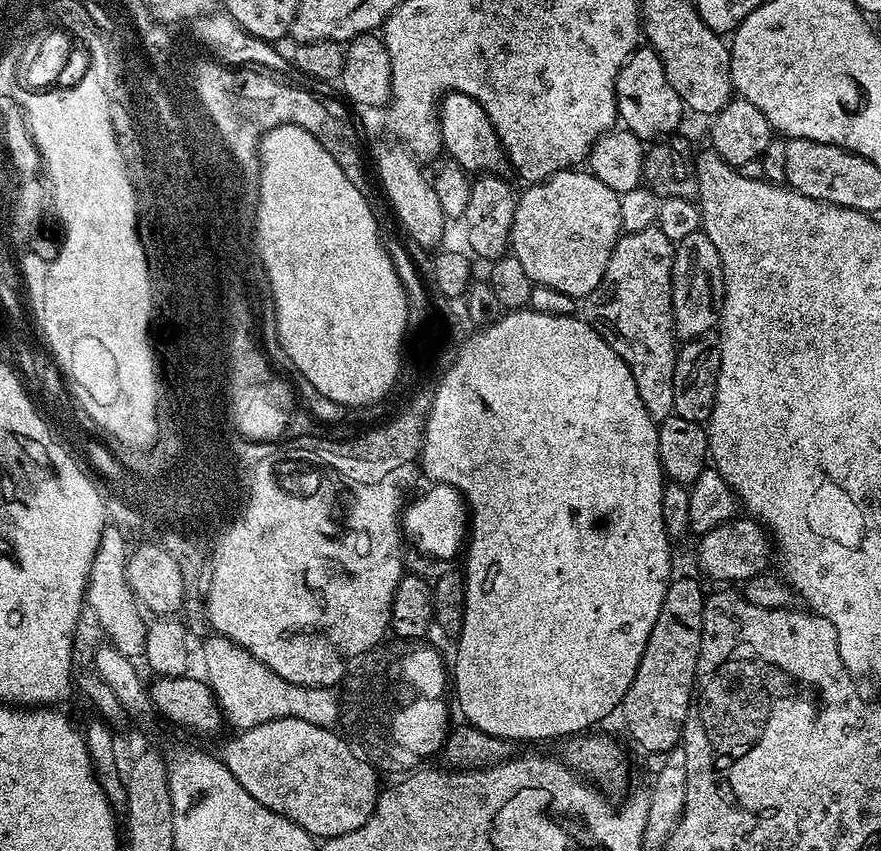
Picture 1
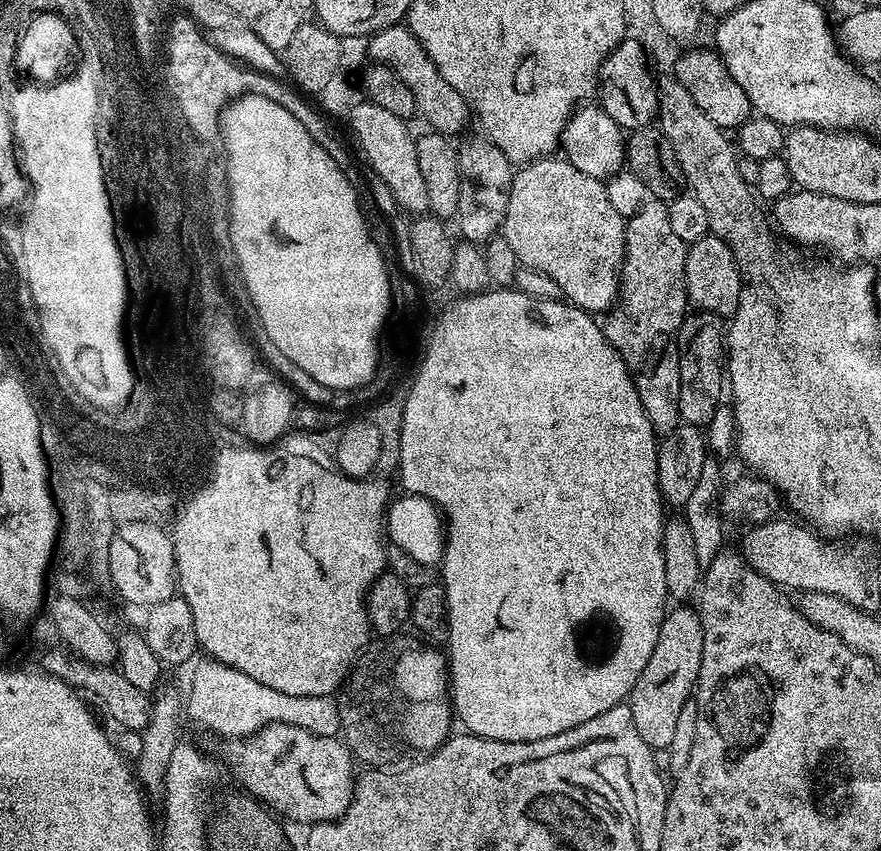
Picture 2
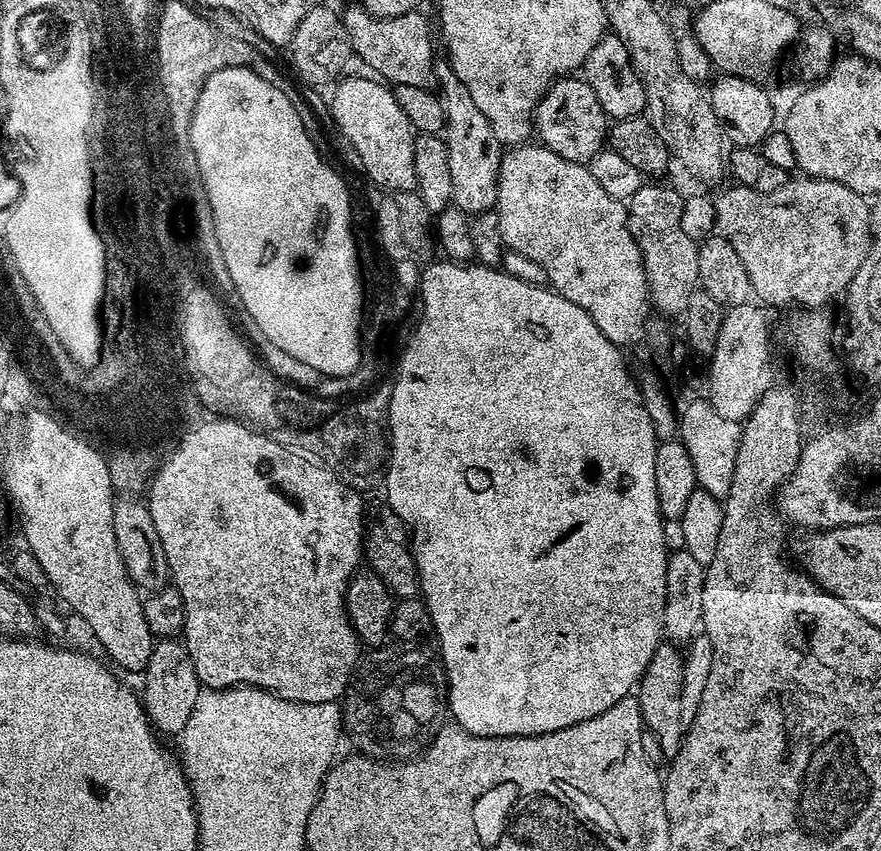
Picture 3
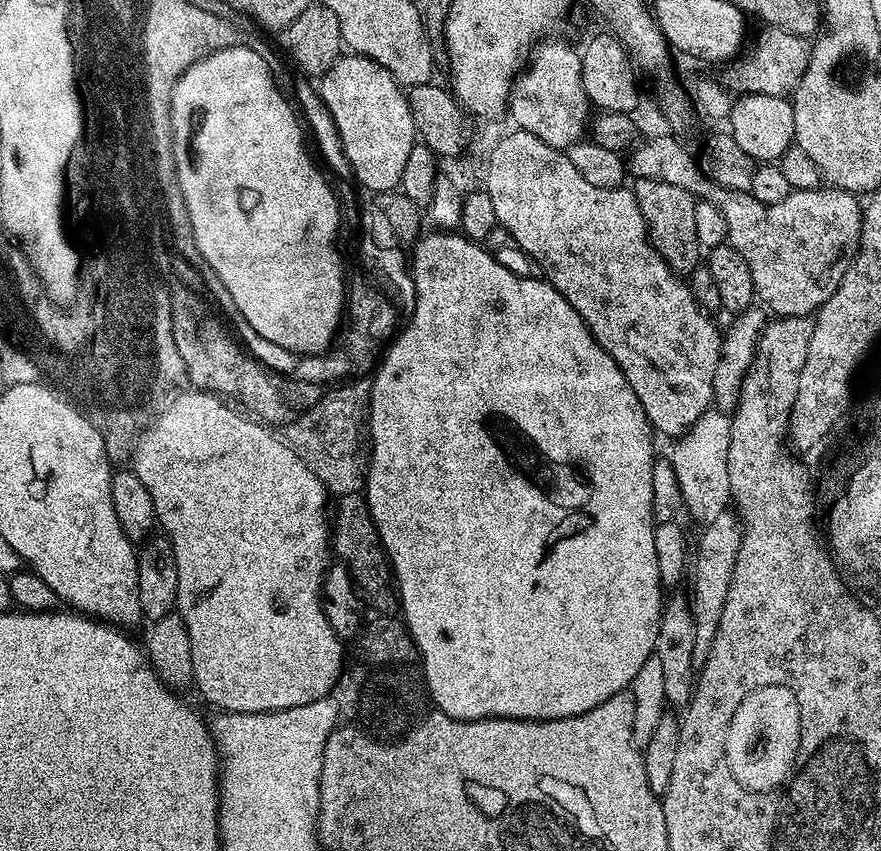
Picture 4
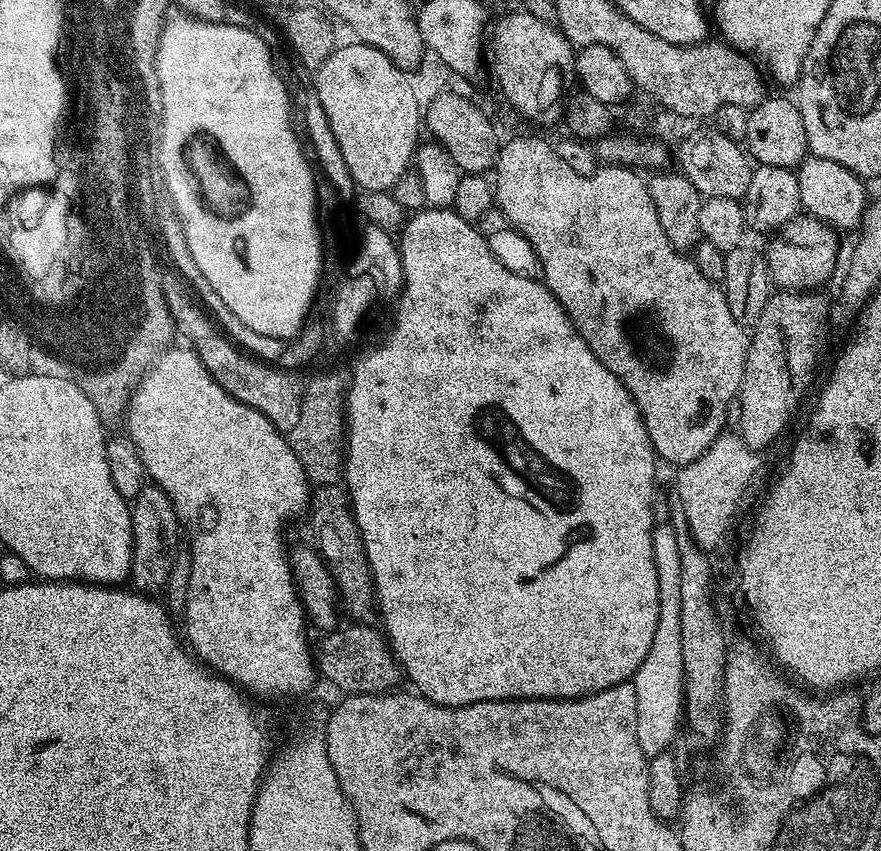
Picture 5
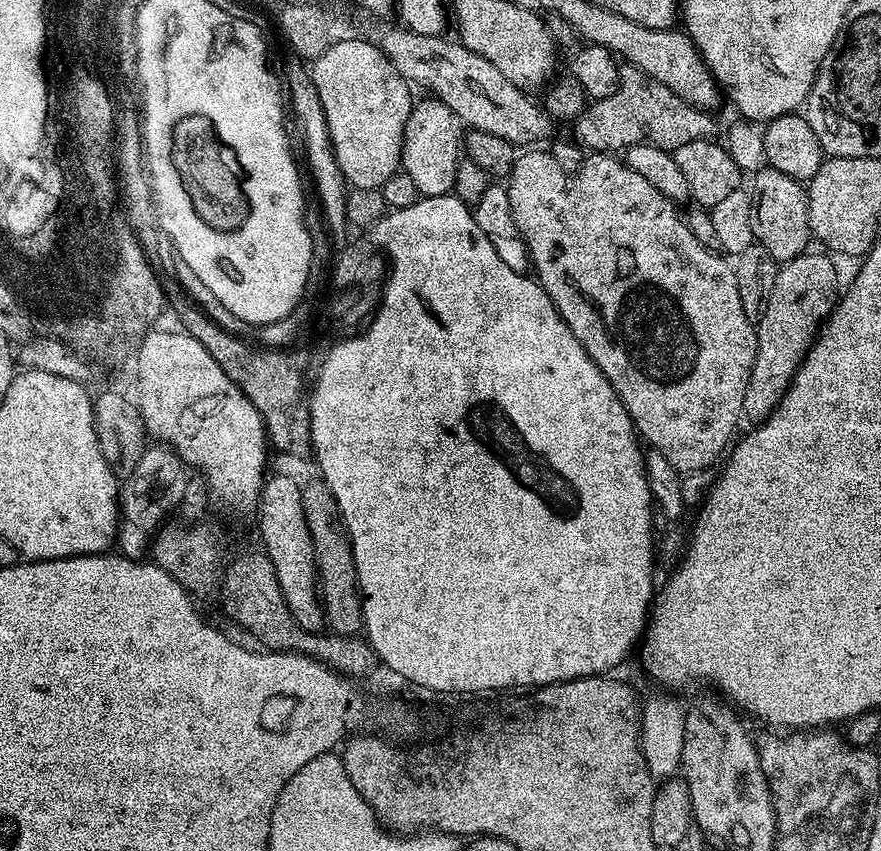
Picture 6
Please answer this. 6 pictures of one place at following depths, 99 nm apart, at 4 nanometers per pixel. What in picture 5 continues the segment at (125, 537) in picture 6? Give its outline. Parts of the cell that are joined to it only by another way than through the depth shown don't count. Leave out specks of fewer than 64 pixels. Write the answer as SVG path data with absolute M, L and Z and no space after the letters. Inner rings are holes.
M153 484L145 485L132 502L132 562L131 585L146 594L161 591L169 572L171 552L180 535L179 520L173 502L161 488Z

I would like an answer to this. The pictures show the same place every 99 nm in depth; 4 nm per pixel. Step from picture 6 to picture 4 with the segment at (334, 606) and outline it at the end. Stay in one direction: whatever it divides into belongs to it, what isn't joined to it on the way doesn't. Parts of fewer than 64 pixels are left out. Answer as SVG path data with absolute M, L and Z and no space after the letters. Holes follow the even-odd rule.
M360 492L346 494L335 501L334 515L330 520L330 548L339 563L350 566L356 573L356 578L364 585L365 592L368 592L373 603L379 604L380 608L392 608L388 556L380 544L380 535L376 532L367 502Z

